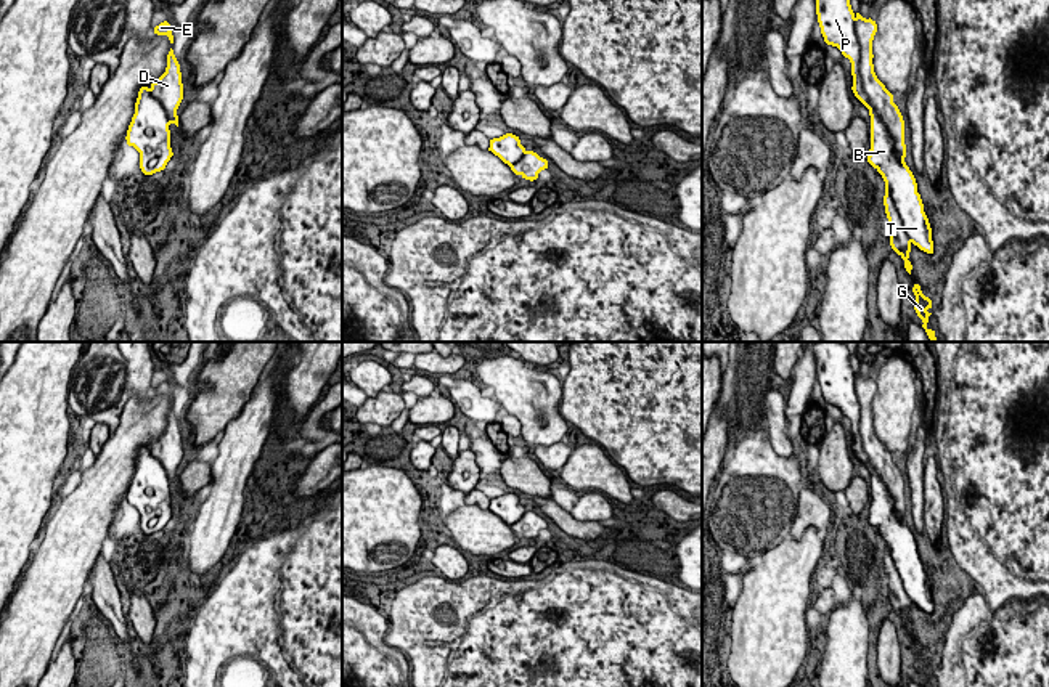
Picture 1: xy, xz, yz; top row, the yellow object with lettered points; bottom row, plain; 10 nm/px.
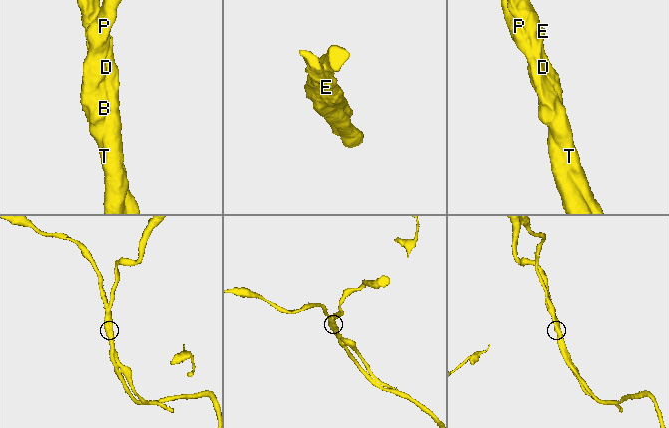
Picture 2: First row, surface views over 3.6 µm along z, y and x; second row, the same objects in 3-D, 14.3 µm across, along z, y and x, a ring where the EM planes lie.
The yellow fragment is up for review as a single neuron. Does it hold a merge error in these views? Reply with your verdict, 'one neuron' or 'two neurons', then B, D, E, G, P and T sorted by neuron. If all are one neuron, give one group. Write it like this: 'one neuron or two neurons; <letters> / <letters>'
two neurons; B P T / D E G

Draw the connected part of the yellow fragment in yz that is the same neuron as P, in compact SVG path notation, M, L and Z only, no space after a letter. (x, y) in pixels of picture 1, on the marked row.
M816 0L816 14L824 42L837 47L850 59L853 75L851 90L869 109L871 149L867 162L882 175L890 188L893 204L911 242L920 250L933 254L932 228L924 212L920 194L917 193L916 178L906 162L895 154L895 141L863 90L859 75L861 48L855 32L855 13L850 0Z

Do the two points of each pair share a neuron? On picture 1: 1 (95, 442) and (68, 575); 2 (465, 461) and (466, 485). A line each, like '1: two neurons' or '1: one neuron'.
1: two neurons
2: one neuron

